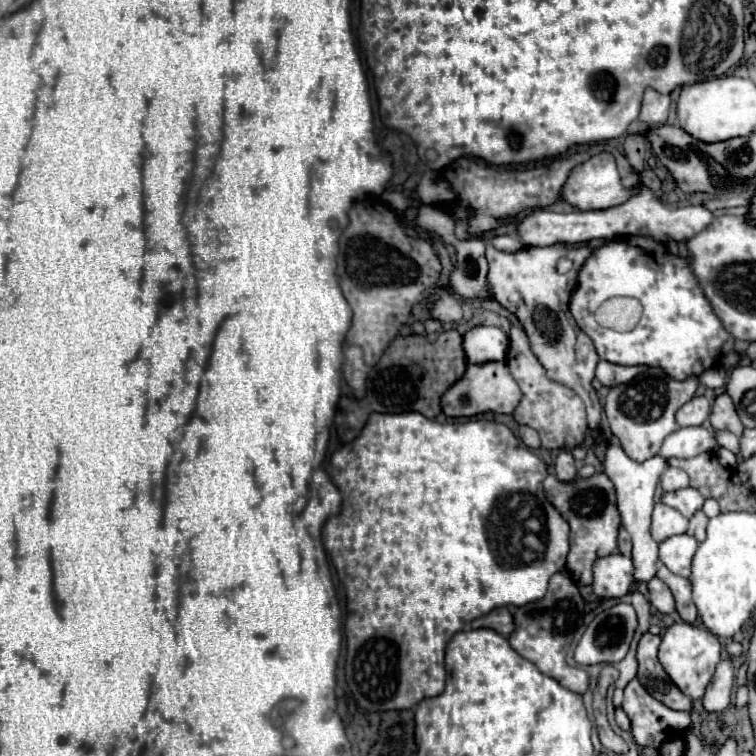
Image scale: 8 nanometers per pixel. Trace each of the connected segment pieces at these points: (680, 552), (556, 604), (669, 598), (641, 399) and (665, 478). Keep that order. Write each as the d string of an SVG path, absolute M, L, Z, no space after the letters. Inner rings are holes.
M677 534L659 544L659 562L663 562L673 574L689 576L691 558L697 550L697 540L689 534Z
M555 574L549 580L549 590L543 600L521 608L511 608L511 614L515 622L515 630L509 636L511 648L533 662L543 674L555 678L561 686L569 688L571 692L583 694L589 686L587 672L565 662L565 640L569 640L573 632L583 624L583 600L575 582L563 574Z
M657 576L651 578L647 582L647 588L649 588L649 602L663 614L671 614L675 612L675 600L673 600L673 594L671 590L667 588L665 582L661 582Z
M649 368L631 382L613 386L609 390L605 398L605 414L613 436L619 440L627 456L643 462L659 452L663 440L677 430L675 412L695 396L697 384L697 376L689 376L687 380L671 380L671 376L667 376L661 368Z
M667 466L663 470L663 476L661 476L661 488L665 492L673 492L673 490L679 490L679 488L687 488L689 486L689 476L679 470L679 468L671 468Z

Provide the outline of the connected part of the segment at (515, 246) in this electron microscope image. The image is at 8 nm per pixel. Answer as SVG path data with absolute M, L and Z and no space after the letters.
M496 235L489 241L494 247L504 252L513 253L520 250L524 245L517 237L511 235Z

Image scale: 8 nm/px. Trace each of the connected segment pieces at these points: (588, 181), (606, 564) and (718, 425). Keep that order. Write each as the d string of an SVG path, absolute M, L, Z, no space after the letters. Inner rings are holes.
M607 152L595 154L595 156L591 156L589 160L585 160L583 164L577 164L577 166L569 172L567 182L565 182L563 188L561 188L561 200L565 200L567 204L571 204L571 206L577 208L577 210L607 210L607 208L611 208L611 206L623 204L631 194L633 194L631 190L625 190L625 188L621 186L615 160L613 160L613 156L607 154Z
M611 554L595 560L593 564L593 594L599 598L621 598L633 584L631 558Z
M719 394L713 402L713 408L711 408L711 426L715 430L729 430L733 434L741 434L743 432L743 424L735 412L735 406L731 402L731 398L727 394Z

